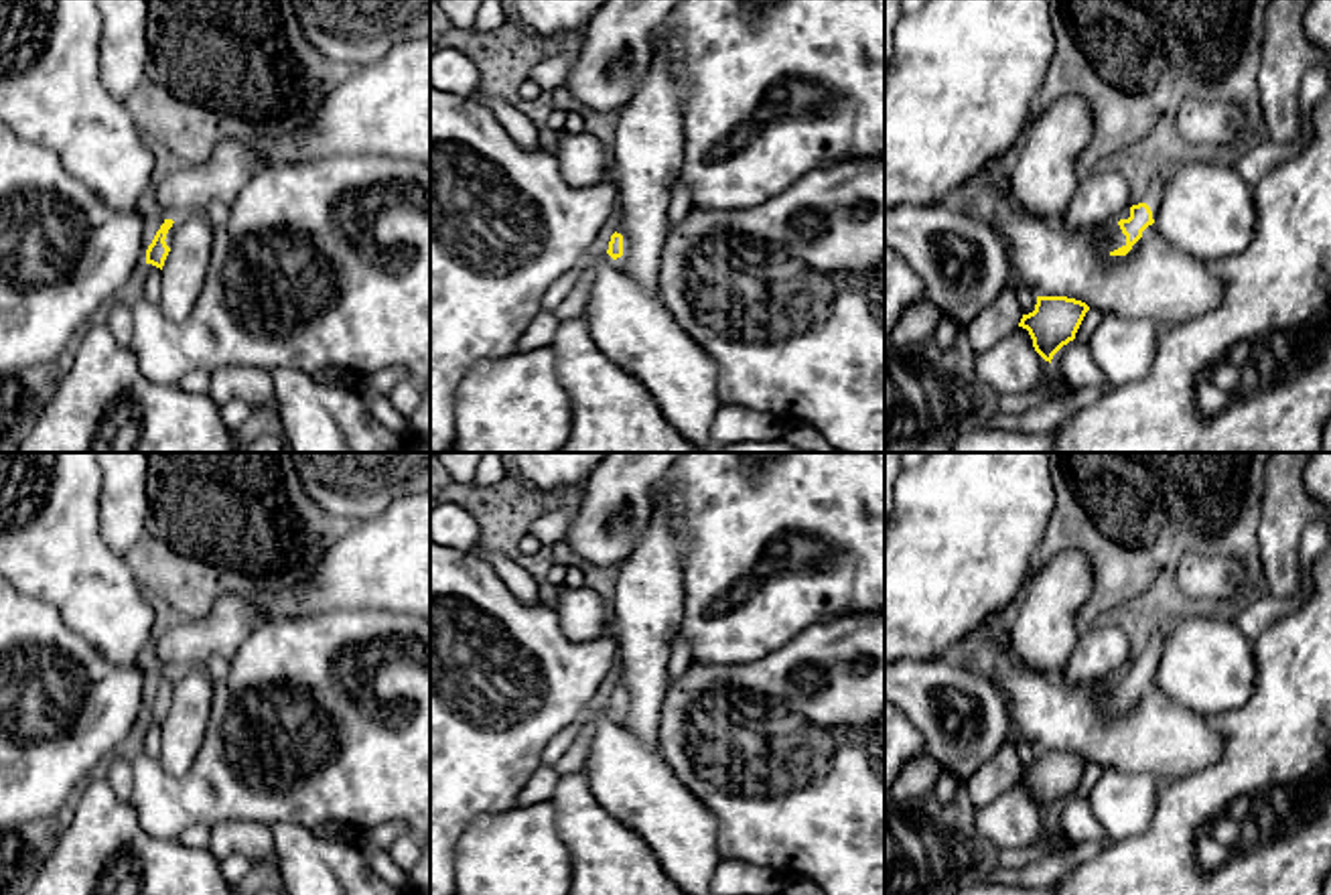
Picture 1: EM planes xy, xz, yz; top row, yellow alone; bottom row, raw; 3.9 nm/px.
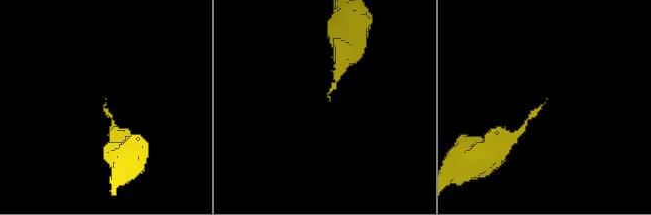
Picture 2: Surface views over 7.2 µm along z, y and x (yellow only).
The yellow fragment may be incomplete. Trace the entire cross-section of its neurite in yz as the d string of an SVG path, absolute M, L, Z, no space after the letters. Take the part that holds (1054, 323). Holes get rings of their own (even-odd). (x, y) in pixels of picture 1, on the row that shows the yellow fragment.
M1037 296L1035 311L1023 315L1019 327L1027 329L1035 351L1051 363L1053 355L1075 339L1090 306L1067 296Z

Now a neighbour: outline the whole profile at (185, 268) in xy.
M203 213L174 219L172 246L162 266L158 311L170 321L185 321L207 278L213 227Z

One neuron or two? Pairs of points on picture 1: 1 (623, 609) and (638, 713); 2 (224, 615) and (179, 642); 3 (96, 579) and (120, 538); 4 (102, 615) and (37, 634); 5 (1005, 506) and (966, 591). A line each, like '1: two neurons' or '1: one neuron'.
1: one neuron
2: one neuron
3: two neurons
4: two neurons
5: one neuron

